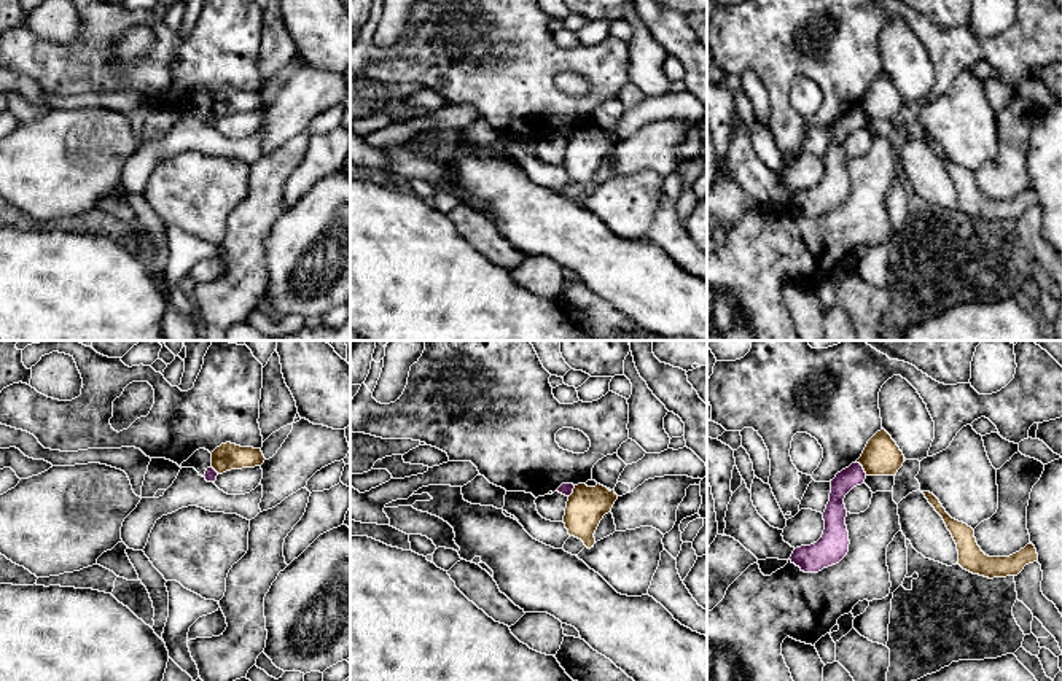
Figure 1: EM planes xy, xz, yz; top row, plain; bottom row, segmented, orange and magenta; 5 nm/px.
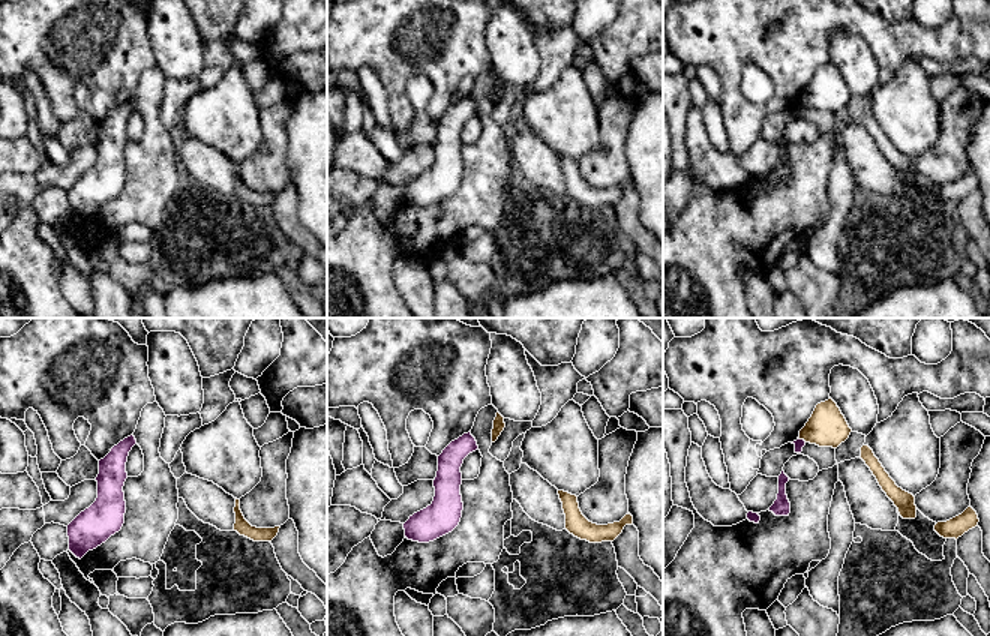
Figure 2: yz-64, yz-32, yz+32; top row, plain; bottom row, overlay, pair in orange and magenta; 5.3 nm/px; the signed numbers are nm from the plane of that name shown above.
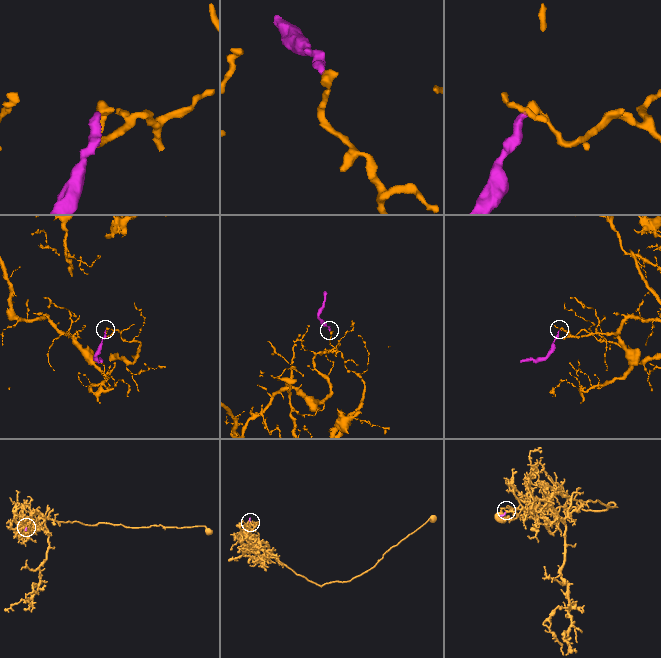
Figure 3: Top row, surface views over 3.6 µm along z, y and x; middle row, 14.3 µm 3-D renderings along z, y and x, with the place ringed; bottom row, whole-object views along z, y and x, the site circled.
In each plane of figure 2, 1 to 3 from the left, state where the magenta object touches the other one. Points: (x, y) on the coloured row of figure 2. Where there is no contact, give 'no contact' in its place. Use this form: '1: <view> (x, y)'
1: no contact
2: no contact
3: yz+32 (803, 438)

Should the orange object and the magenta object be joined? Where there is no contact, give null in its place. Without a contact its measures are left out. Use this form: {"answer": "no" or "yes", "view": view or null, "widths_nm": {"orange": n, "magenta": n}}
{"answer": "no", "view": "yz", "widths_nm": {"orange": 190, "magenta": 110}}

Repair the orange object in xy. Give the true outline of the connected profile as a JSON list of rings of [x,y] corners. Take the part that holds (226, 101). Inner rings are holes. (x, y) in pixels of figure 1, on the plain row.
[[[221,88],[212,95],[212,111],[223,118],[231,113],[255,111],[264,107],[261,92]]]

